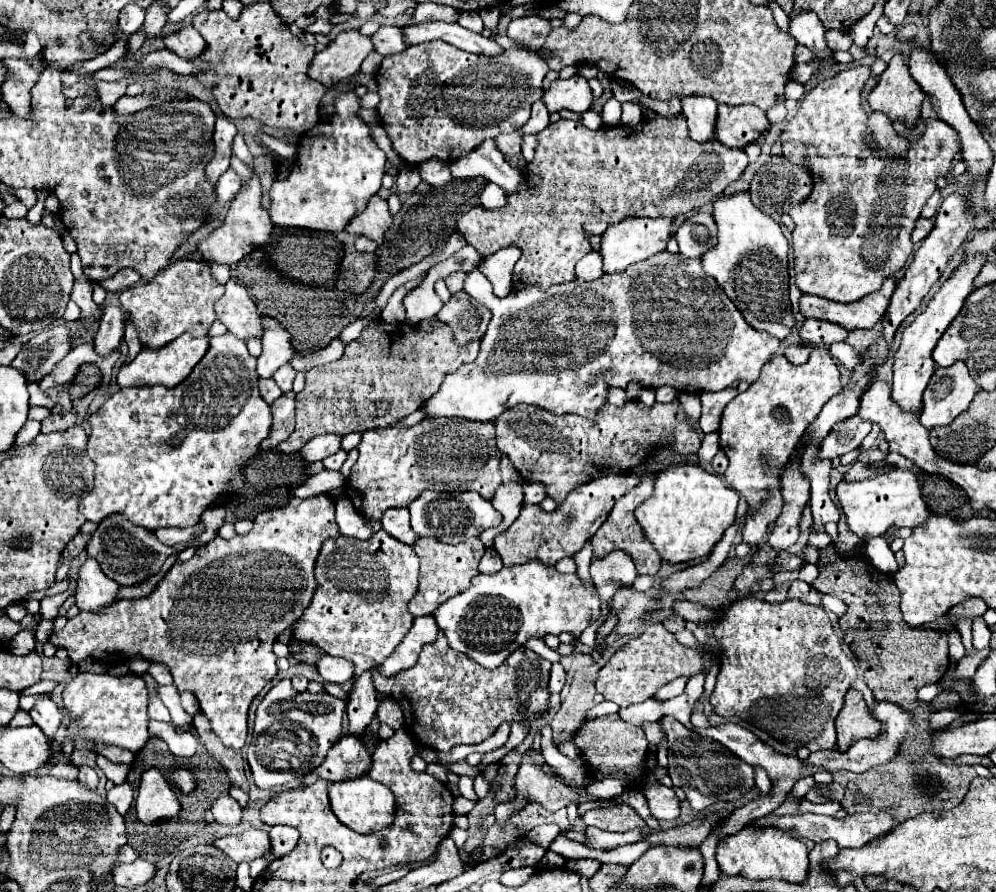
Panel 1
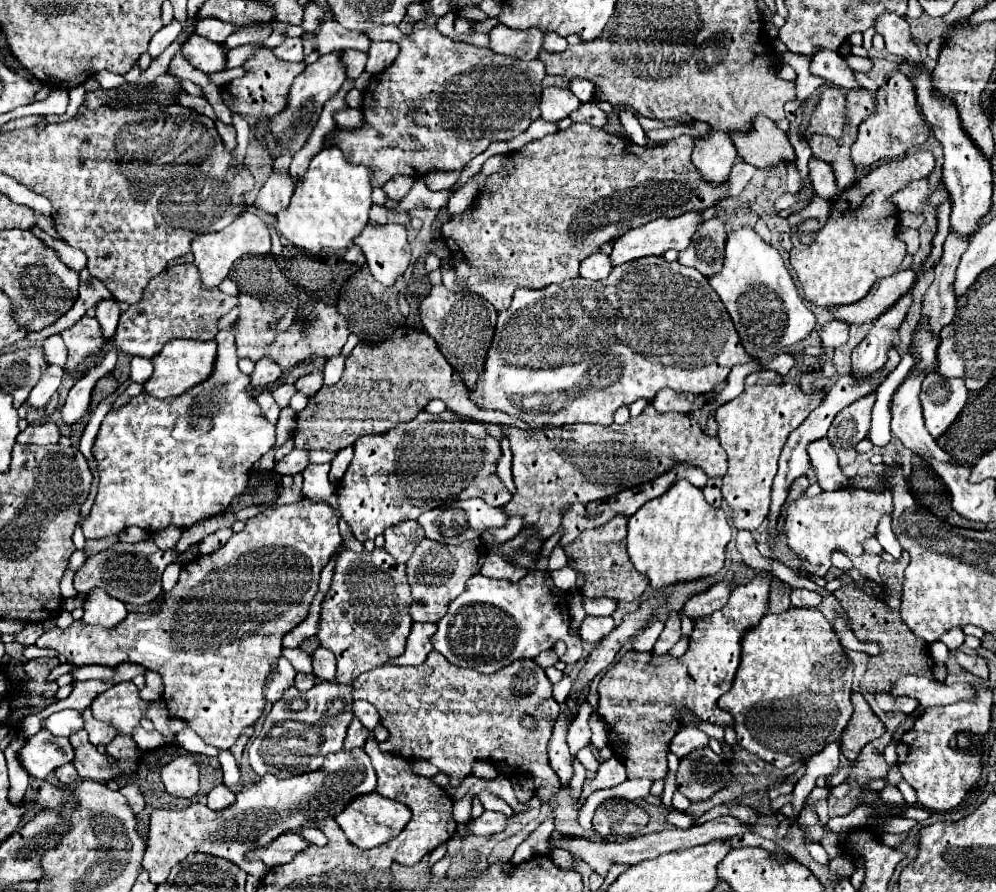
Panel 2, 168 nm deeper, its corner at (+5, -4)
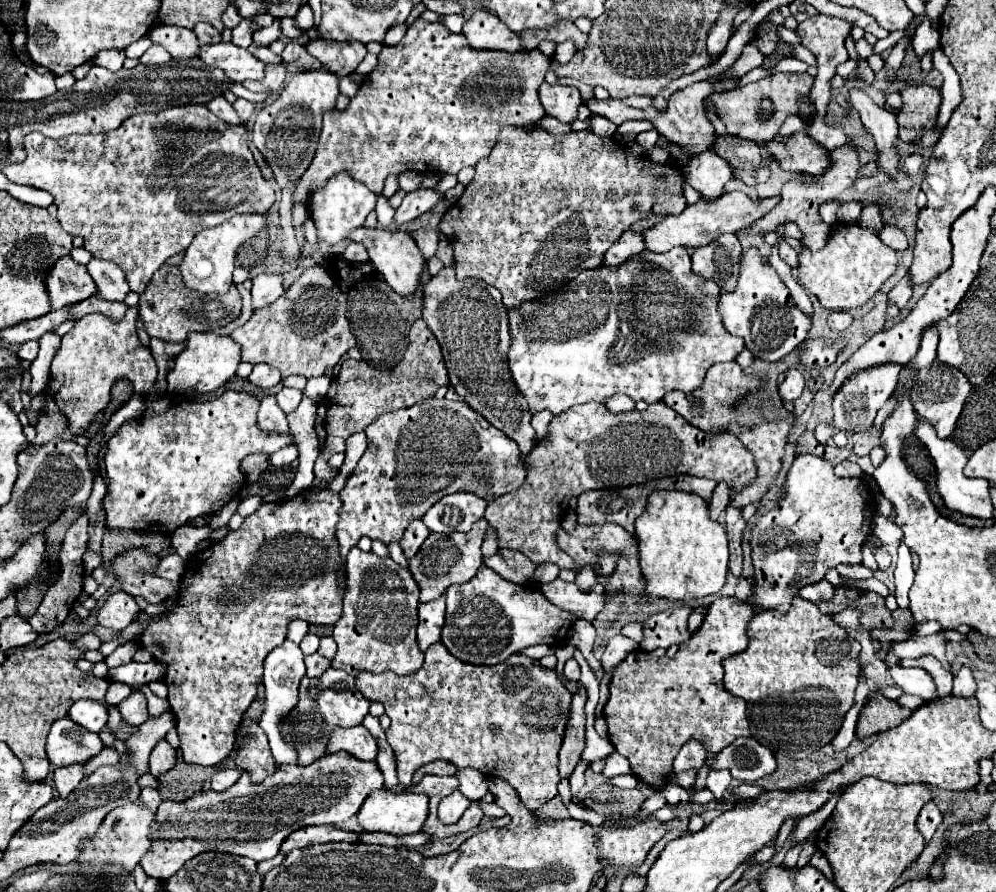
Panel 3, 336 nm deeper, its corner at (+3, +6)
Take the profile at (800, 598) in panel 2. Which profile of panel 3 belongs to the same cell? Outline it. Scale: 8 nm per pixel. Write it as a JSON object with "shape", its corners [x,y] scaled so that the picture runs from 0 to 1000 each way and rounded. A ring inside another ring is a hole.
{"shape":[[[825,649],[825,651],[821,651],[821,654],[815,654],[815,656],[805,658],[801,667],[803,667],[805,672],[813,674],[813,676],[821,676],[821,674],[827,674],[827,672],[831,674],[831,672],[837,669],[837,658],[835,658],[829,649]]]}

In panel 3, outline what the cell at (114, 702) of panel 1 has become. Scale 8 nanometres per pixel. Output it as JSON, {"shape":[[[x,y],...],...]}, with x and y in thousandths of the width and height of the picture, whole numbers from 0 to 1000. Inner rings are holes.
{"shape":[[[110,766],[108,770],[108,777],[104,781],[104,786],[108,790],[118,790],[120,786],[124,786],[129,779],[133,777],[133,770],[131,768],[122,768],[122,766]]]}

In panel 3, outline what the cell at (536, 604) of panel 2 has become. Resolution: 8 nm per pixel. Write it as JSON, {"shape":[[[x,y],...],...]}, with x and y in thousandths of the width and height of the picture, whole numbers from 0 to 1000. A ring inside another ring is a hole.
{"shape":[[[484,636],[476,649],[448,660],[448,698],[444,721],[462,741],[474,746],[498,746],[532,723],[562,723],[580,694],[576,687],[554,678],[542,663],[506,651],[500,642]]]}

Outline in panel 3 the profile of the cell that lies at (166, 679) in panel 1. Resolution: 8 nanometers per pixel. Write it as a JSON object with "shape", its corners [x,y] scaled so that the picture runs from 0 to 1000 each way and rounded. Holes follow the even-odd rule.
{"shape":[[[151,741],[151,743],[127,743],[120,748],[114,748],[108,752],[108,759],[120,766],[127,766],[131,770],[139,770],[139,768],[147,768],[151,763],[161,763],[167,757],[167,746],[163,746],[161,741]]]}

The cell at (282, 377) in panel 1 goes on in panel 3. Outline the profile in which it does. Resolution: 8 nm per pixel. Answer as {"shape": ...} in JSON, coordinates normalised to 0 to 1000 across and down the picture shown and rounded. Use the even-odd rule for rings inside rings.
{"shape":[[[285,434],[285,436],[277,443],[277,450],[279,450],[279,454],[281,454],[281,459],[283,459],[285,463],[293,463],[293,461],[297,461],[297,456],[301,454],[303,445],[305,445],[303,438]]]}

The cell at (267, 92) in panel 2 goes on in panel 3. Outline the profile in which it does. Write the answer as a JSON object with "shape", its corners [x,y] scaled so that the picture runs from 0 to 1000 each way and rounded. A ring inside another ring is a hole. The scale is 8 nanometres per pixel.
{"shape":[[[267,73],[267,86],[263,91],[245,91],[243,95],[251,102],[265,102],[265,100],[273,100],[275,104],[281,102],[285,98],[287,91],[287,80],[289,73]]]}

